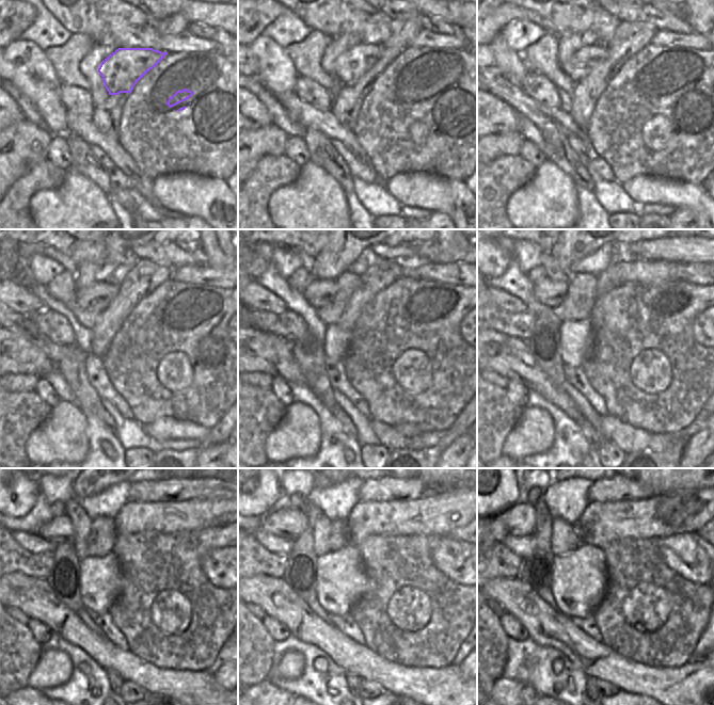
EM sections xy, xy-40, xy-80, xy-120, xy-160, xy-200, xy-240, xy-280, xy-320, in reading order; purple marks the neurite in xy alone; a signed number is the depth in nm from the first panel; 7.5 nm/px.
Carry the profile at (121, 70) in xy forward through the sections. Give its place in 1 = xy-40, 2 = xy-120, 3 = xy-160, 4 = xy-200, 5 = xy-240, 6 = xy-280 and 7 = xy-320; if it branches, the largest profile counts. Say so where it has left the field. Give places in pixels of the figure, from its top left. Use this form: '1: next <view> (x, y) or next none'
1: next xy-40 (349, 66)
2: next xy-120 (96, 298)
3: next xy-160 (318, 293)
4: next xy-200 (549, 292)
5: next xy-240 (61, 528)
6: next xy-280 (288, 523)
7: next xy-320 (520, 519)

